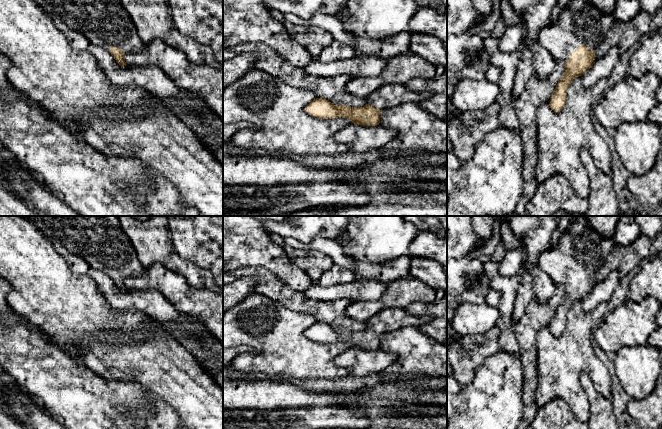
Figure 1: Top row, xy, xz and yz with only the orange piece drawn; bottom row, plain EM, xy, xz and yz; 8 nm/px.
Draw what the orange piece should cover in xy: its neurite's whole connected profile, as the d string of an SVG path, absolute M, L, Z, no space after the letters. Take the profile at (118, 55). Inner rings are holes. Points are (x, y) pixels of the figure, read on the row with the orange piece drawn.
M33 0L48 14L55 14L92 44L109 51L125 67L126 53L144 48L137 29L120 0Z

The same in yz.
M569 0L556 23L539 32L538 40L556 61L565 62L565 72L556 85L549 105L560 112L566 102L567 89L575 77L591 68L595 51L615 21L613 14L602 14L588 0Z

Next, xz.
M397 83L386 84L366 99L363 107L335 106L329 100L316 98L305 111L319 119L347 118L354 124L376 126L380 123L380 112L404 103L419 104L430 97L429 92L416 92Z

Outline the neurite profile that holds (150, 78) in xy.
M48 14L55 25L64 32L71 46L87 50L98 60L107 77L117 86L131 84L168 100L180 99L183 108L177 117L191 131L207 137L214 143L215 158L223 165L223 121L210 111L199 99L193 99L184 88L178 86L156 66L120 66L112 54L103 47L92 44L84 35L69 28L59 16Z

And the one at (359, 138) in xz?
M351 123L338 131L333 139L336 143L347 145L349 152L361 153L383 147L393 140L396 134L395 129L381 125L364 126Z

